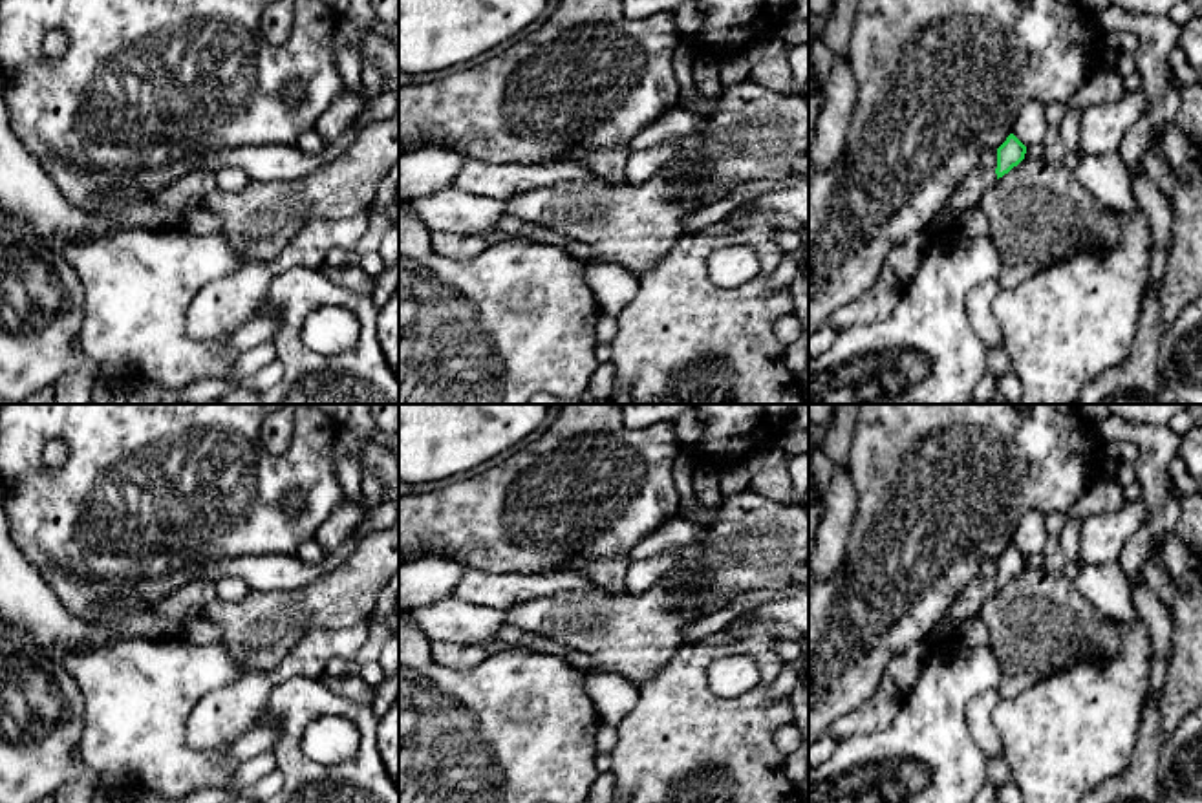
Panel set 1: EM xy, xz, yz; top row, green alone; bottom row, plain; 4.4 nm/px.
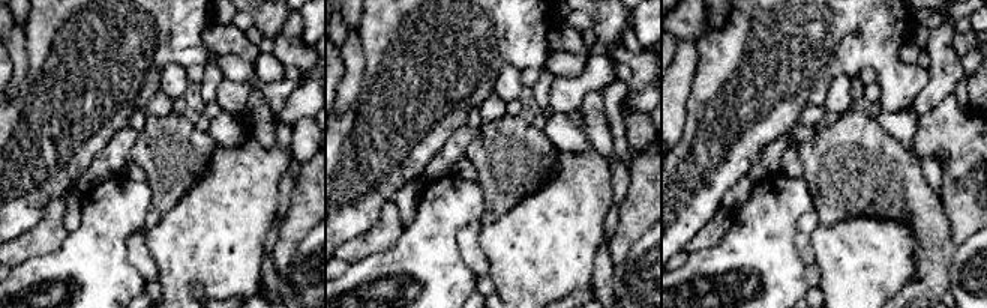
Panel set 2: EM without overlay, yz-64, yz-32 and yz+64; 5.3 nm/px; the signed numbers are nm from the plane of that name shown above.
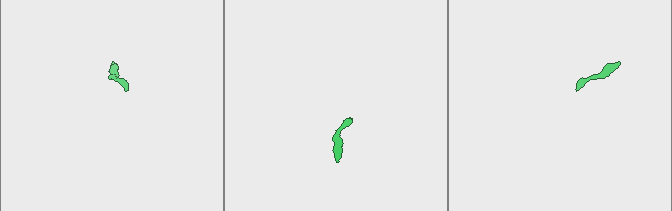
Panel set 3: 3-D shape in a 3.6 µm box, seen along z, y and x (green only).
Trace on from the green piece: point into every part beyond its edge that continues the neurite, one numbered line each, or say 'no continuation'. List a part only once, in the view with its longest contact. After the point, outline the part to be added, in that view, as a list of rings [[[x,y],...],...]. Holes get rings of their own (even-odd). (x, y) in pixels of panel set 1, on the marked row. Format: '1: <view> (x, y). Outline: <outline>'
1: yz (968, 192). Outline: [[[975,168],[953,190],[946,212],[931,225],[931,232],[955,229],[957,218],[970,207],[979,205],[984,190],[997,181],[995,170]]]

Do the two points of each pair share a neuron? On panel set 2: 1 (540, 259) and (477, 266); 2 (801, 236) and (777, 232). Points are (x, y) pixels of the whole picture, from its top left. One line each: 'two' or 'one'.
1: two
2: two

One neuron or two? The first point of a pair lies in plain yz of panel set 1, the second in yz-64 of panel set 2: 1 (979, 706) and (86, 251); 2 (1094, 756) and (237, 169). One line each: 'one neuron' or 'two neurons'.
1: two neurons
2: one neuron

